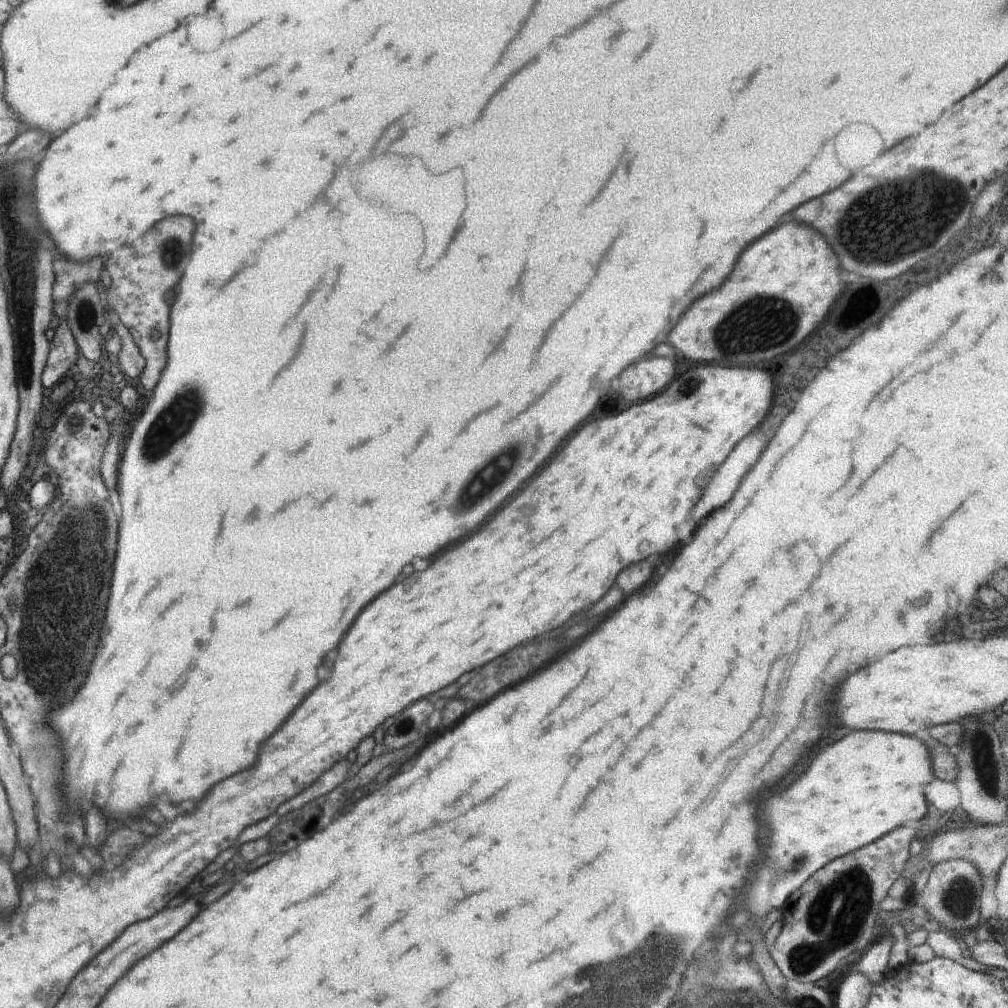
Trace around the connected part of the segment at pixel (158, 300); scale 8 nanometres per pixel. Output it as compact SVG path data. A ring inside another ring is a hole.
M168 216L168 218L160 220L156 226L152 226L148 230L146 238L142 238L142 242L134 242L134 246L122 246L122 250L116 250L114 254L110 254L110 258L106 262L106 268L112 276L112 284L110 284L110 288L103 291L105 306L118 314L120 323L128 329L142 356L146 359L146 366L137 382L142 384L144 390L150 390L150 392L157 385L168 358L167 340L169 339L168 326L170 326L171 306L166 302L166 292L174 290L174 286L182 278L182 272L184 272L184 268L188 264L188 258L190 258L192 232L194 232L194 222L190 218L186 218L186 216ZM154 330L160 334L158 338L152 336Z

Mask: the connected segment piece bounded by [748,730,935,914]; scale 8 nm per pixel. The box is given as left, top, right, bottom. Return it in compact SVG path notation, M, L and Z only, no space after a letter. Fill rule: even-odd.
M862 731L850 732L848 736L844 736L842 740L830 744L826 750L822 750L812 762L810 762L810 768L802 774L802 778L798 778L794 784L790 784L786 790L782 790L778 796L772 796L766 800L766 816L768 816L768 822L770 822L770 830L772 830L772 844L770 850L772 850L772 858L770 858L770 850L768 854L760 854L762 858L762 868L758 870L752 870L750 872L750 878L752 878L752 884L750 884L750 894L748 894L748 904L754 908L754 912L758 914L768 914L768 912L774 909L781 909L789 896L805 883L805 880L816 873L818 869L821 869L826 864L836 860L836 858L845 856L846 854L854 853L856 850L862 849L864 846L879 840L884 834L891 832L894 828L902 827L902 824L908 821L913 821L915 825L918 825L921 821L927 822L927 802L924 798L924 786L928 782L935 780L932 772L932 764L930 760L930 753L926 748L927 743L921 742L918 738L911 738L908 735L902 735L897 733L888 733L882 731Z

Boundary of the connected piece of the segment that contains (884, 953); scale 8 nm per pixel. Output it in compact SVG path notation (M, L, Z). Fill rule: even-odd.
M887 932L882 940L873 944L871 948L868 948L862 954L858 965L860 966L860 970L862 970L862 974L872 982L873 986L882 982L886 977L888 961L895 942L896 938L890 932Z

